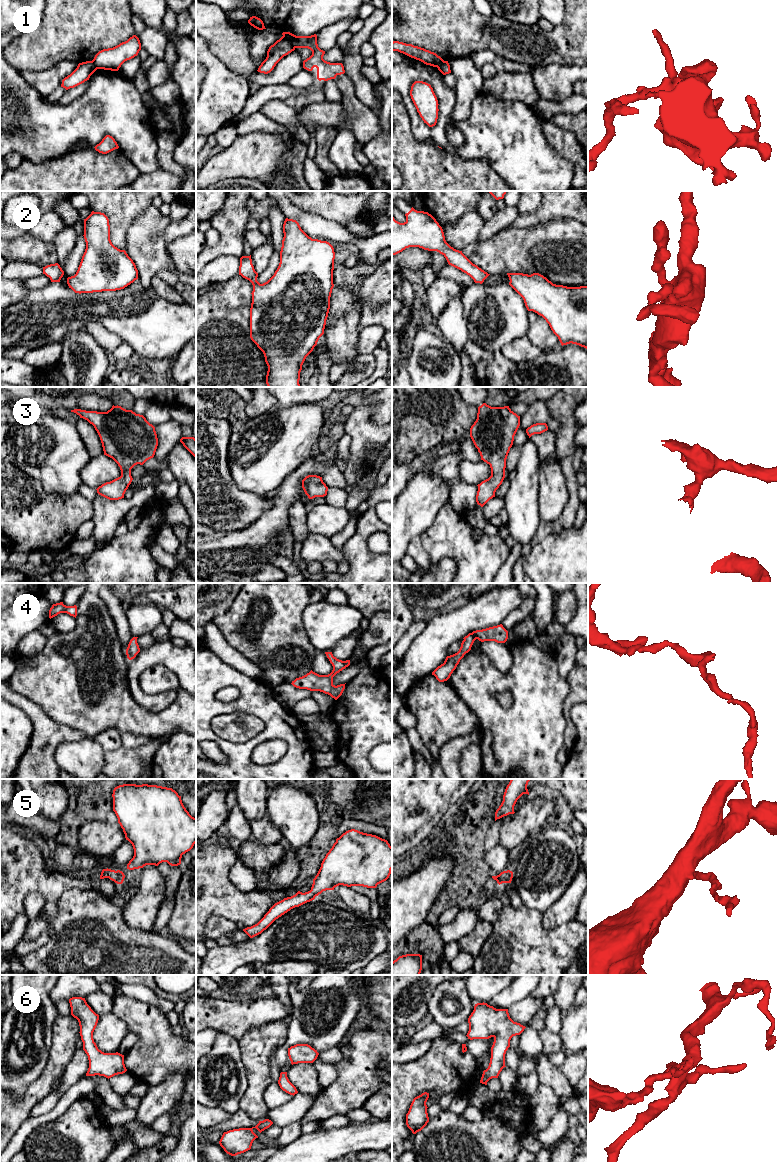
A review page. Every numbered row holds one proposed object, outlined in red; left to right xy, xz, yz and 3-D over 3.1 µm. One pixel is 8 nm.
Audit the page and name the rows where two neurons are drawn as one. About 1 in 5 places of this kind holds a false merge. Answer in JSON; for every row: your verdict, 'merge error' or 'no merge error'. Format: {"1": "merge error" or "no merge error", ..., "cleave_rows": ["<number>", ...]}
{"1": "merge error", "2": "no merge error", "3": "no merge error", "4": "no merge error", "5": "no merge error", "6": "no merge error", "cleave_rows": ["1"]}

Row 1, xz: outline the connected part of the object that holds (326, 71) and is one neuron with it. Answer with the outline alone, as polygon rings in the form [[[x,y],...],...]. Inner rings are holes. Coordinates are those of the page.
[[[283,32],[294,48],[308,48],[312,51],[312,55],[303,61],[303,68],[312,71],[317,68],[317,79],[319,81],[328,81],[335,79],[337,75],[345,73],[342,63],[330,63],[323,59],[325,51],[321,50],[317,44],[317,35],[296,36],[290,32]]]

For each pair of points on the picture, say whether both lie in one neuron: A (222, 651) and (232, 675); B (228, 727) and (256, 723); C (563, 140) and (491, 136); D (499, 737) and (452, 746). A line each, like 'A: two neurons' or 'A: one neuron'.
A: two neurons
B: one neuron
C: two neurons
D: two neurons

